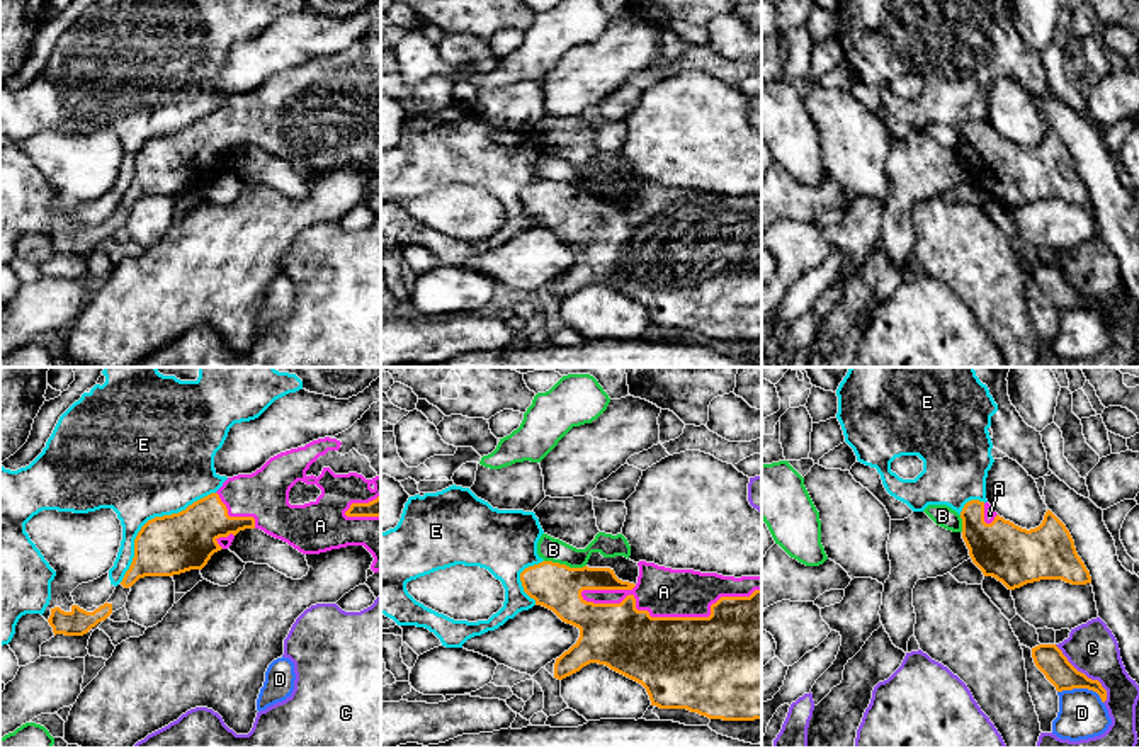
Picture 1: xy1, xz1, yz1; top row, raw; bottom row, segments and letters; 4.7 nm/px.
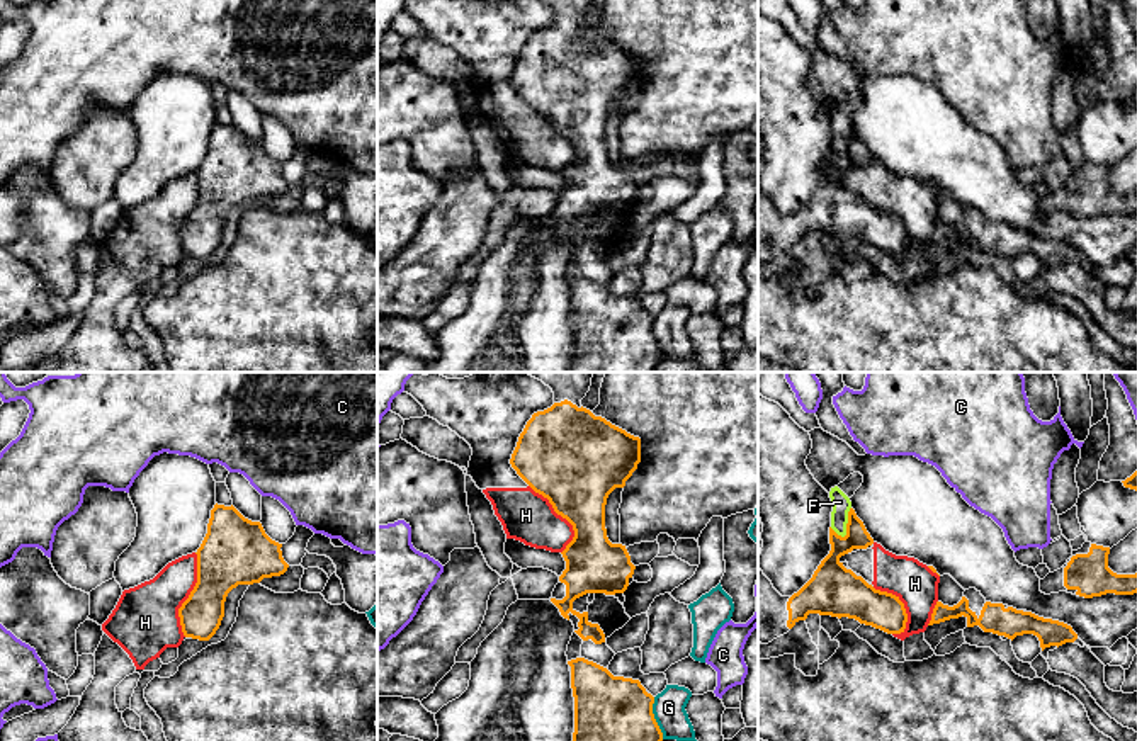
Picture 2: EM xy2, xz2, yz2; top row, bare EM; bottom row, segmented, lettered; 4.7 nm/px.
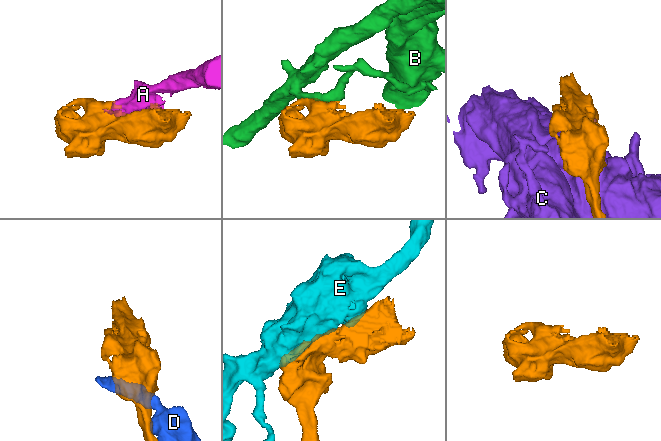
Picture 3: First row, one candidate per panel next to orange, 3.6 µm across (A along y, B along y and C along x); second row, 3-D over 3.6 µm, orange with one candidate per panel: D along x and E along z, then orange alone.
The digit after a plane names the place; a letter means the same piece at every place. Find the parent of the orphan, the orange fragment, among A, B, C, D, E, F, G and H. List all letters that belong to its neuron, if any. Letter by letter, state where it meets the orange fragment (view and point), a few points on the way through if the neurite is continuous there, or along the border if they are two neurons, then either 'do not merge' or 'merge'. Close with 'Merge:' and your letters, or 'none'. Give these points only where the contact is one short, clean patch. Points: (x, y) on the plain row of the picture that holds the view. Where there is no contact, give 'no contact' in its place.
A: xz1 (670, 237) | merge
B: xz1 (565, 184) | do not merge
C: yz1 (1085, 294) | do not merge
D: yz1 (1082, 306) | do not merge
E: xy1 (152, 138) | do not merge
F: yz2 (848, 141) | along yz2 (850, 126), (847, 152), (842, 157) | do not merge
G: xz2 (653, 337) | along xz2 (653, 316), (653, 337), (663, 357) | do not merge
H: xy2 (189, 214) | do not merge
Merge: A

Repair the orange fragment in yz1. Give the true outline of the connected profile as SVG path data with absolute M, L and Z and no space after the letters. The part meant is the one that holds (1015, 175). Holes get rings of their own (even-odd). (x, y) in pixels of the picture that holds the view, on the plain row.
M971 119L960 131L962 158L972 182L1008 209L1040 199L1091 202L1066 144L1047 129L1035 148L1022 148L1000 136L986 121Z

